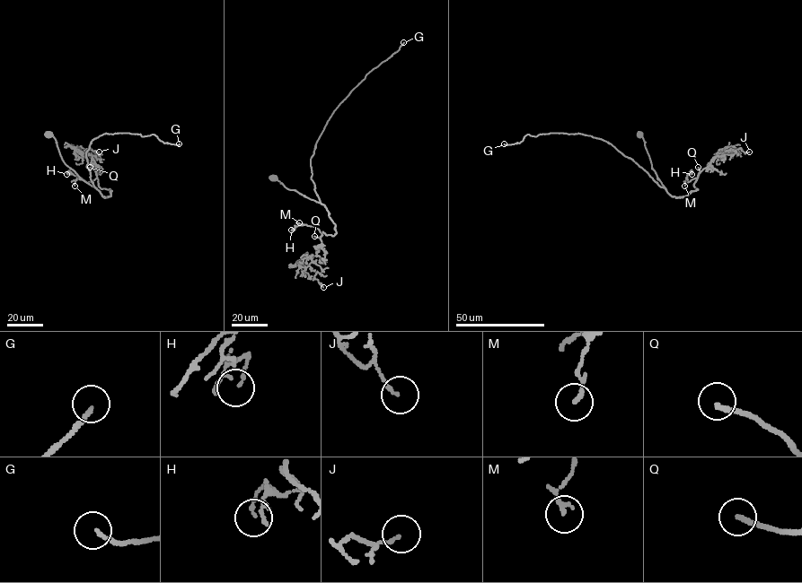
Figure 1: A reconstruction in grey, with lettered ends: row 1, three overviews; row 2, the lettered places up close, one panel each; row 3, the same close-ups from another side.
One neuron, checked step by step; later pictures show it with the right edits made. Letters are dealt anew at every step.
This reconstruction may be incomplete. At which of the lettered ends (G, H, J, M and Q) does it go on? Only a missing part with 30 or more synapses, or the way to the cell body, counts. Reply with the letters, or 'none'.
G, Q

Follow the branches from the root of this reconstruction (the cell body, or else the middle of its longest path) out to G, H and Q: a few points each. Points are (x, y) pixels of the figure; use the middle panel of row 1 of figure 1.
G: (273, 178), (287, 189), (320, 202), (311, 178), (311, 158), (327, 121), (365, 76), (395, 53), (403, 42)
H: (273, 178), (287, 189), (323, 204), (336, 233), (321, 235), (306, 224), (291, 230)
Q: (273, 178), (287, 189), (295, 190), (326, 207), (336, 233), (331, 236), (322, 232), (320, 239), (314, 236)

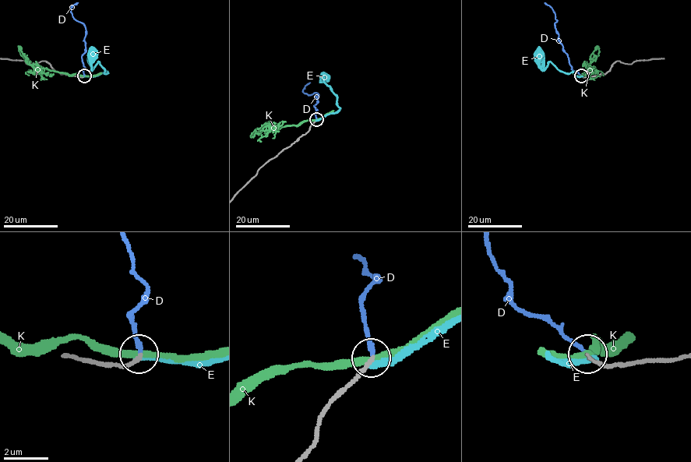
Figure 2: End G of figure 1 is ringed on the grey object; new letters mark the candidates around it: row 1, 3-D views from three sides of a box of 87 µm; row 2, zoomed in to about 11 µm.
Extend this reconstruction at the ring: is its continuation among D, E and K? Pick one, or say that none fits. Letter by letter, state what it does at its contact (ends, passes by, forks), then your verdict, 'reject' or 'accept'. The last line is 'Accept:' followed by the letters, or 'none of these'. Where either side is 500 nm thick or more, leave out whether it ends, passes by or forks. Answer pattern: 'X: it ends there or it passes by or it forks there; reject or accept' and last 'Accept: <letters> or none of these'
D: it ends there; accept
E: it ends there; reject
K: it passes by; reject
Accept: D

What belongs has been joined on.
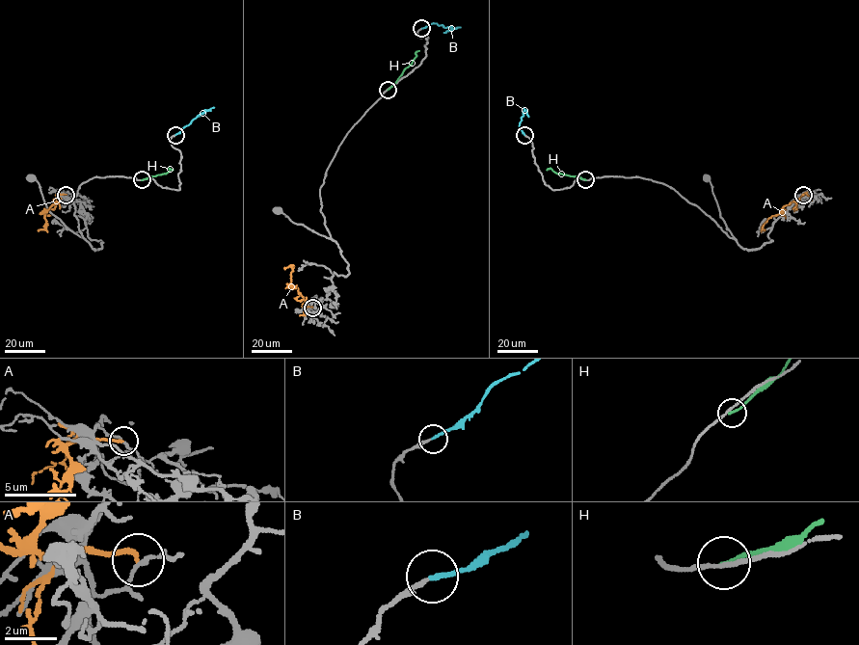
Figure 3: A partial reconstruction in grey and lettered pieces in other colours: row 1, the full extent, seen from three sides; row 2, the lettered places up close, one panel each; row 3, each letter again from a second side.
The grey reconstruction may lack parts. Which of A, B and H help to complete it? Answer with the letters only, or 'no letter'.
B

